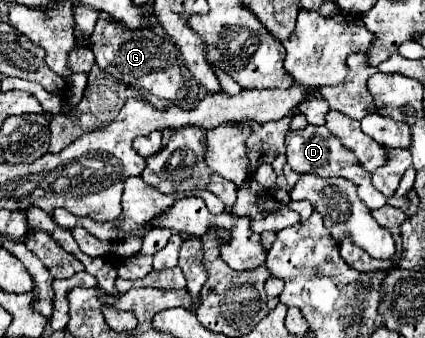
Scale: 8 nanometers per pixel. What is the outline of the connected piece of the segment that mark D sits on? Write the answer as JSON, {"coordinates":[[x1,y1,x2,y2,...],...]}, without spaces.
{"coordinates":[[307,125,303,131,289,131,287,137,285,137,285,147,287,147,287,153,285,153,287,163,289,163,289,167,293,171,297,171,301,175,311,173,311,175,319,175,319,177,343,177,343,179,349,179,351,183,355,183,359,199,369,209,377,209,377,207,383,207,387,203,387,197,383,193,379,193,371,185,371,175,359,167,359,163,355,161,355,155,349,149,345,149,335,135,329,137,325,127]]}

